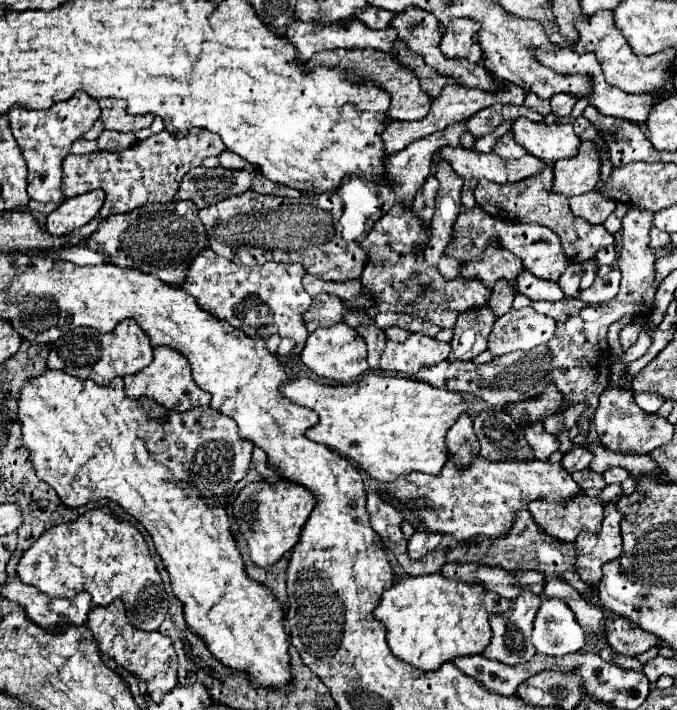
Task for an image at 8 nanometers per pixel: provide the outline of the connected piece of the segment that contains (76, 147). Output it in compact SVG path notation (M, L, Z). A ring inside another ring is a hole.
M76 139L76 141L72 143L72 147L70 147L70 151L72 151L72 153L76 153L76 155L92 153L92 151L96 151L96 149L98 149L96 141L86 141L86 139Z

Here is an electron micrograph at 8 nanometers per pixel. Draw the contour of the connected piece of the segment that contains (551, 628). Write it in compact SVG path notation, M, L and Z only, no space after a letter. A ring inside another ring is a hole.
M544 597L534 619L532 643L540 653L566 655L584 647L586 633L562 599Z

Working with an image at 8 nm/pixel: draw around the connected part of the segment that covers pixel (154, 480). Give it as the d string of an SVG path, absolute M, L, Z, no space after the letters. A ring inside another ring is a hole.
M54 369L24 381L18 397L18 423L38 479L54 487L68 507L80 507L104 497L122 505L150 533L154 549L170 573L172 591L184 603L186 625L202 635L212 655L232 669L246 671L254 683L288 689L290 655L282 625L282 605L264 585L244 575L244 561L230 535L230 519L226 515L226 499L246 475L254 443L240 439L236 421L216 409L212 411L208 405L178 413L148 397L130 399L124 393L122 379L118 383L116 391L110 385L98 385L92 379L78 379ZM200 451L202 463L196 459Z

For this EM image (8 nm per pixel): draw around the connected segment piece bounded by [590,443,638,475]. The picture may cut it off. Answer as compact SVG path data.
M592 443L590 445L594 451L594 459L592 459L592 465L590 465L590 469L594 469L594 471L598 471L598 473L604 473L606 469L610 469L610 467L626 467L628 471L630 471L630 475L638 475L638 473L634 473L634 455L622 455L622 453L612 453L612 451L608 451L608 449L604 449L602 445L598 445L598 443Z

